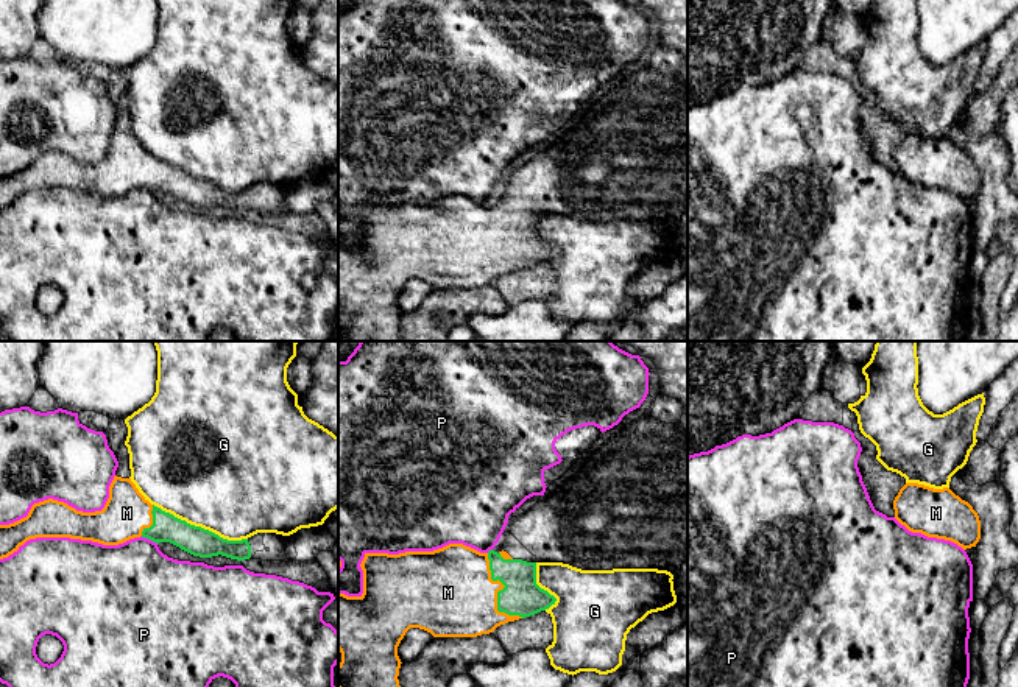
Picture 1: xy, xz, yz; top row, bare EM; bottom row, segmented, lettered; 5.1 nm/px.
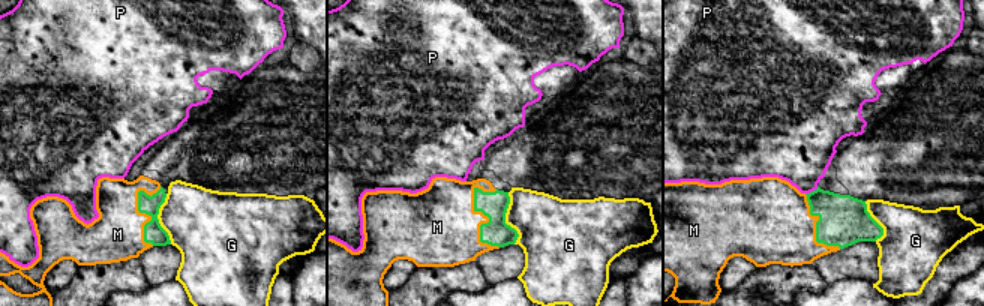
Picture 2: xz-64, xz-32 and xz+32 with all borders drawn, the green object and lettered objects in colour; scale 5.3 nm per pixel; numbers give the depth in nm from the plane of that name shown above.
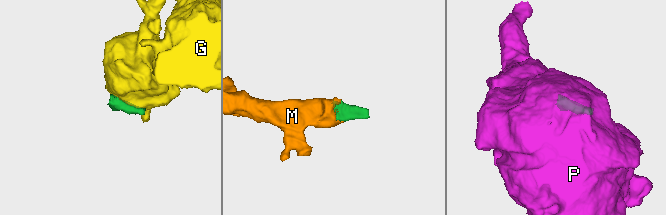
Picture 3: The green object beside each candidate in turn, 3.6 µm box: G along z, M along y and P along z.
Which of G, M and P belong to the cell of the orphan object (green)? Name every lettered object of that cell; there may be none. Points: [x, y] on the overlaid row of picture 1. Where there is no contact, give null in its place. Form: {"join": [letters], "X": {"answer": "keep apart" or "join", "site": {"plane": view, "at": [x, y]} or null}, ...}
{"join": ["M"], "G": {"answer": "keep apart", "site": {"plane": "xy", "at": [200, 527]}}, "M": {"answer": "join", "site": {"plane": "xz", "at": [498, 592]}}, "P": {"answer": "keep apart", "site": {"plane": "xy", "at": [148, 538]}}}

